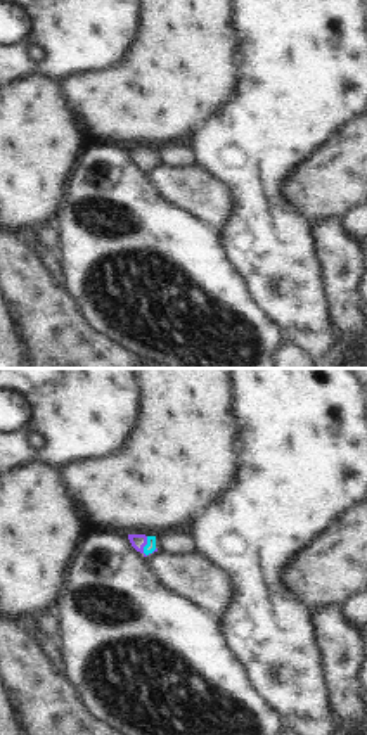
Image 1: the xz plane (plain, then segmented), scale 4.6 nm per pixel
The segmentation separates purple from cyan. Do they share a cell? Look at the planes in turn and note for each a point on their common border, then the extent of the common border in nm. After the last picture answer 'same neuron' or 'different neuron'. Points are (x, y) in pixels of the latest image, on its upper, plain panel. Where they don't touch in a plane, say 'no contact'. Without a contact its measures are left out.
meets purple at (144, 158); contact 100 nm long

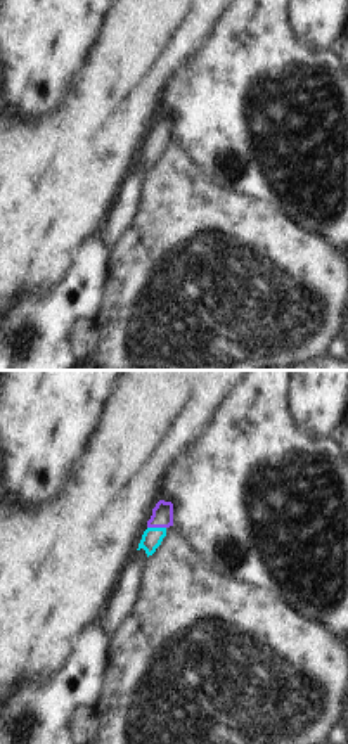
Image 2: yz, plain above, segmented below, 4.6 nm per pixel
meets purple at (156, 139); contact 90 nm long

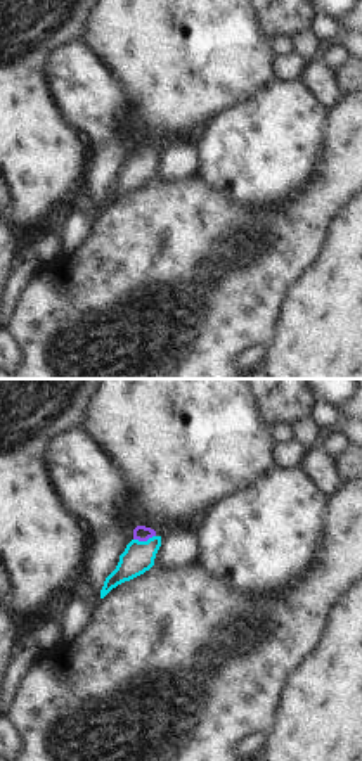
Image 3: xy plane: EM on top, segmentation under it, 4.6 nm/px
meets purple at (144, 153); contact 110 nm long

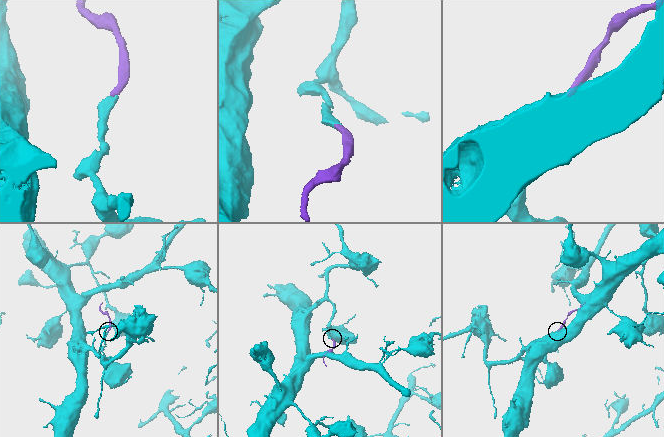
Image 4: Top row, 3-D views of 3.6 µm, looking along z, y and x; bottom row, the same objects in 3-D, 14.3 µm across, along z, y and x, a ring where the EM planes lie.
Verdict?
same neuron

